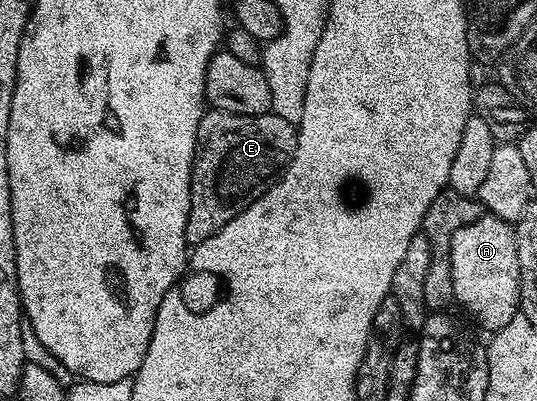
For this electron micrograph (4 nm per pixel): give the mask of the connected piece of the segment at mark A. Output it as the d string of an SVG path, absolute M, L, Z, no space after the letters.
M490 213L482 214L475 223L468 224L455 231L452 236L451 251L452 291L456 304L460 304L466 313L485 331L502 332L506 325L520 312L519 295L519 257L517 236L514 226Z

